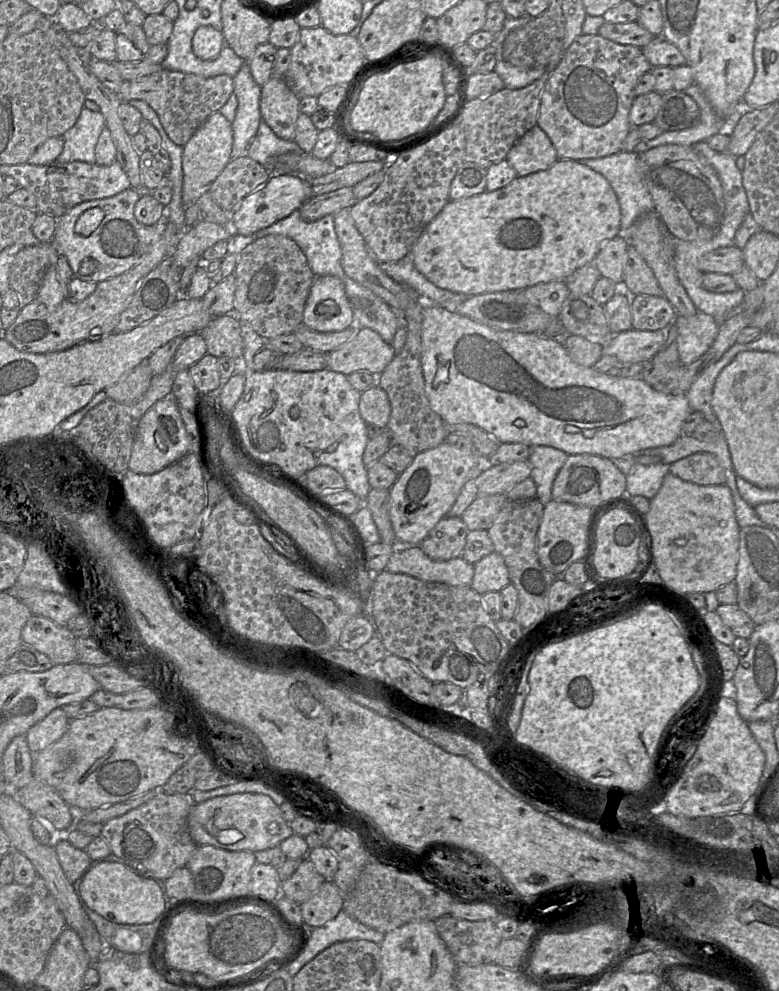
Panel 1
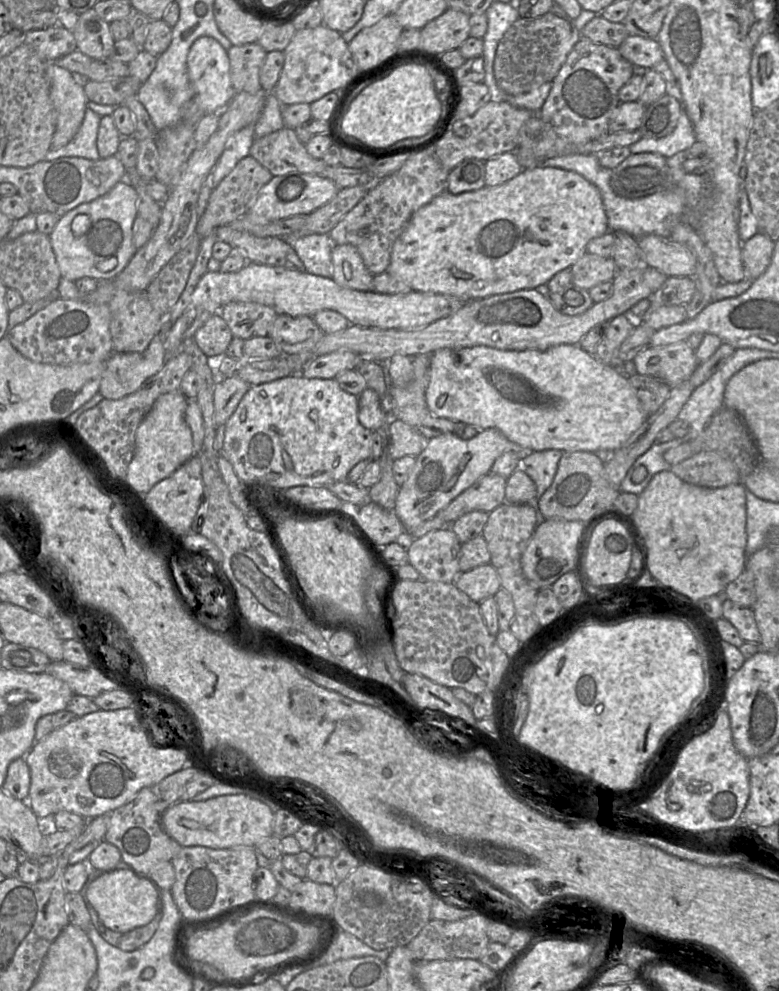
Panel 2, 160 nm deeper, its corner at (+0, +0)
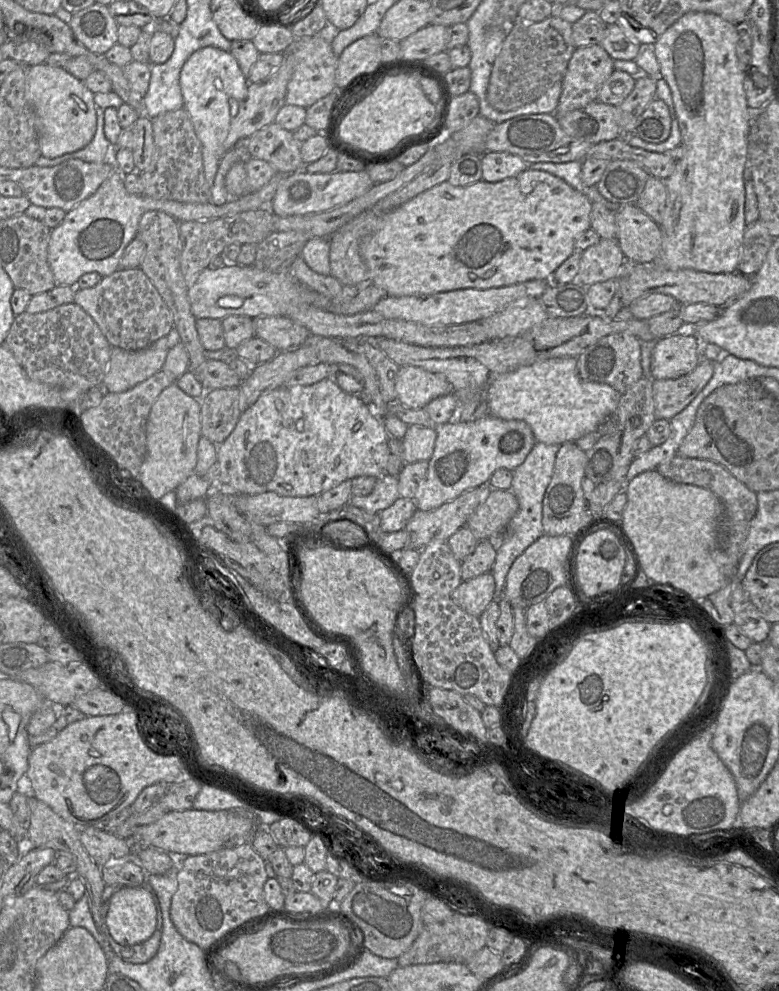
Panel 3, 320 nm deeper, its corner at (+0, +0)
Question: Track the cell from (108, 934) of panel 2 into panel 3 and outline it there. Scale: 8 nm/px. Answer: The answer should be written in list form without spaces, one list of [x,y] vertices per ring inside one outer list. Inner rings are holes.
[[[159,910],[159,916],[157,916],[157,926],[155,932],[149,939],[142,943],[133,946],[122,946],[118,944],[111,937],[105,923],[102,924],[101,932],[106,936],[112,950],[125,962],[133,964],[143,964],[150,961],[157,954],[162,936],[162,927],[162,912],[161,910]]]

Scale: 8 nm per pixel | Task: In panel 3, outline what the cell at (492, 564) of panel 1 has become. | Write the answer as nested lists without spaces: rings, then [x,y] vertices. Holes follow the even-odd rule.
[[[489,571],[462,581],[450,597],[467,613],[480,617],[495,599],[495,580],[492,573]]]

